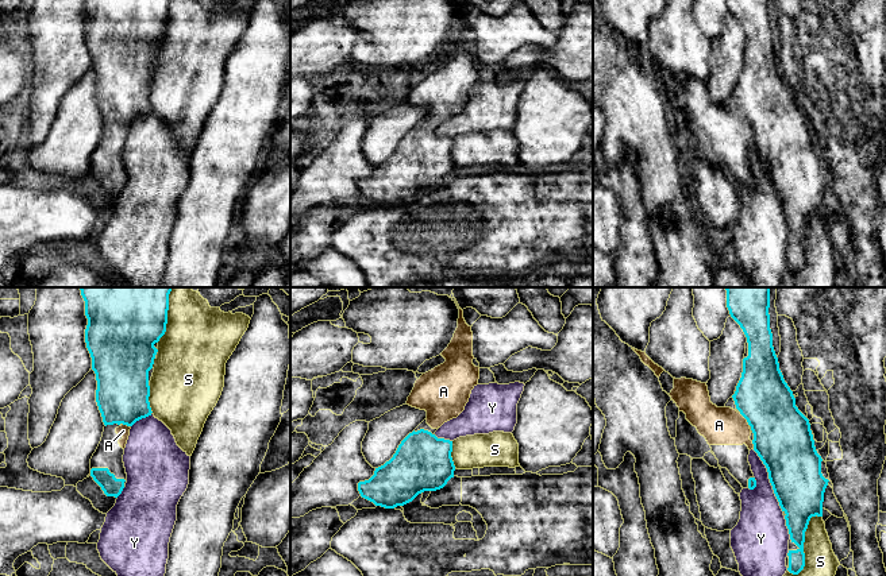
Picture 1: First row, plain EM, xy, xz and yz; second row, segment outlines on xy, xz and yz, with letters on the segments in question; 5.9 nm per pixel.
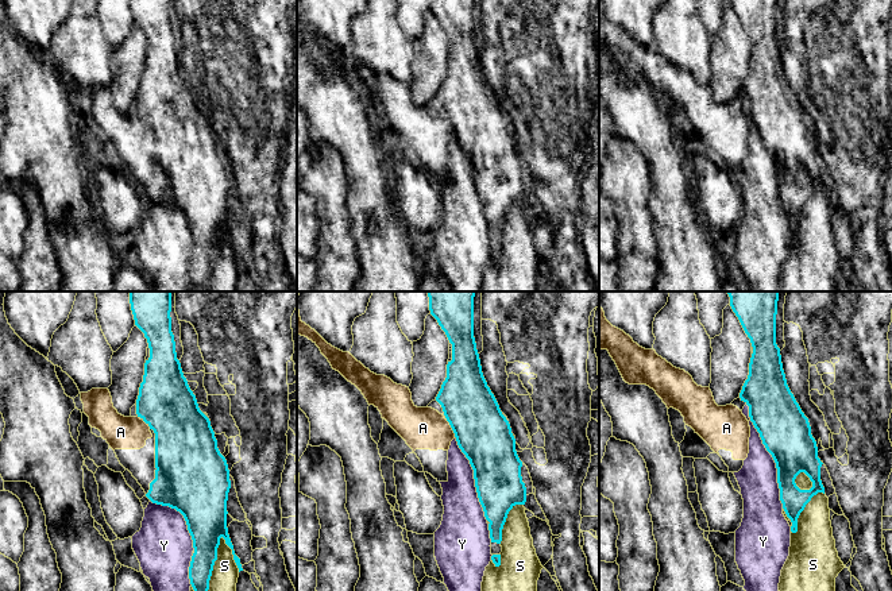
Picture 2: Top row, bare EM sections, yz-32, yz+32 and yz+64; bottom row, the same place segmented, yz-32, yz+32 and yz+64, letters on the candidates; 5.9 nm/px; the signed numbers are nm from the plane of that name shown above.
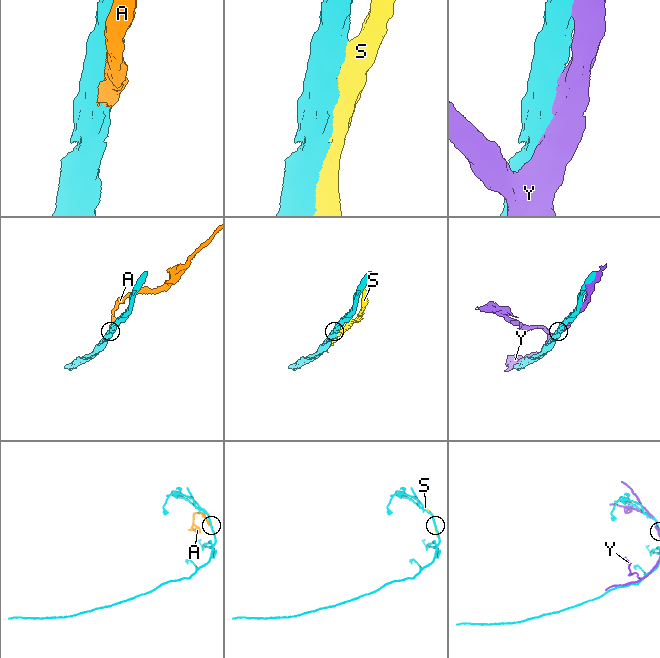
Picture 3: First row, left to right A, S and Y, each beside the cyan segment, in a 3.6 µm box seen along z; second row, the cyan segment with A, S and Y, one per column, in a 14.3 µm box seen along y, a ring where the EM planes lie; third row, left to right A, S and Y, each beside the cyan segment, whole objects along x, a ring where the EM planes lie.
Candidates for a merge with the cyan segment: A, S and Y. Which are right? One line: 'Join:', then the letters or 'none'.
Join: A

